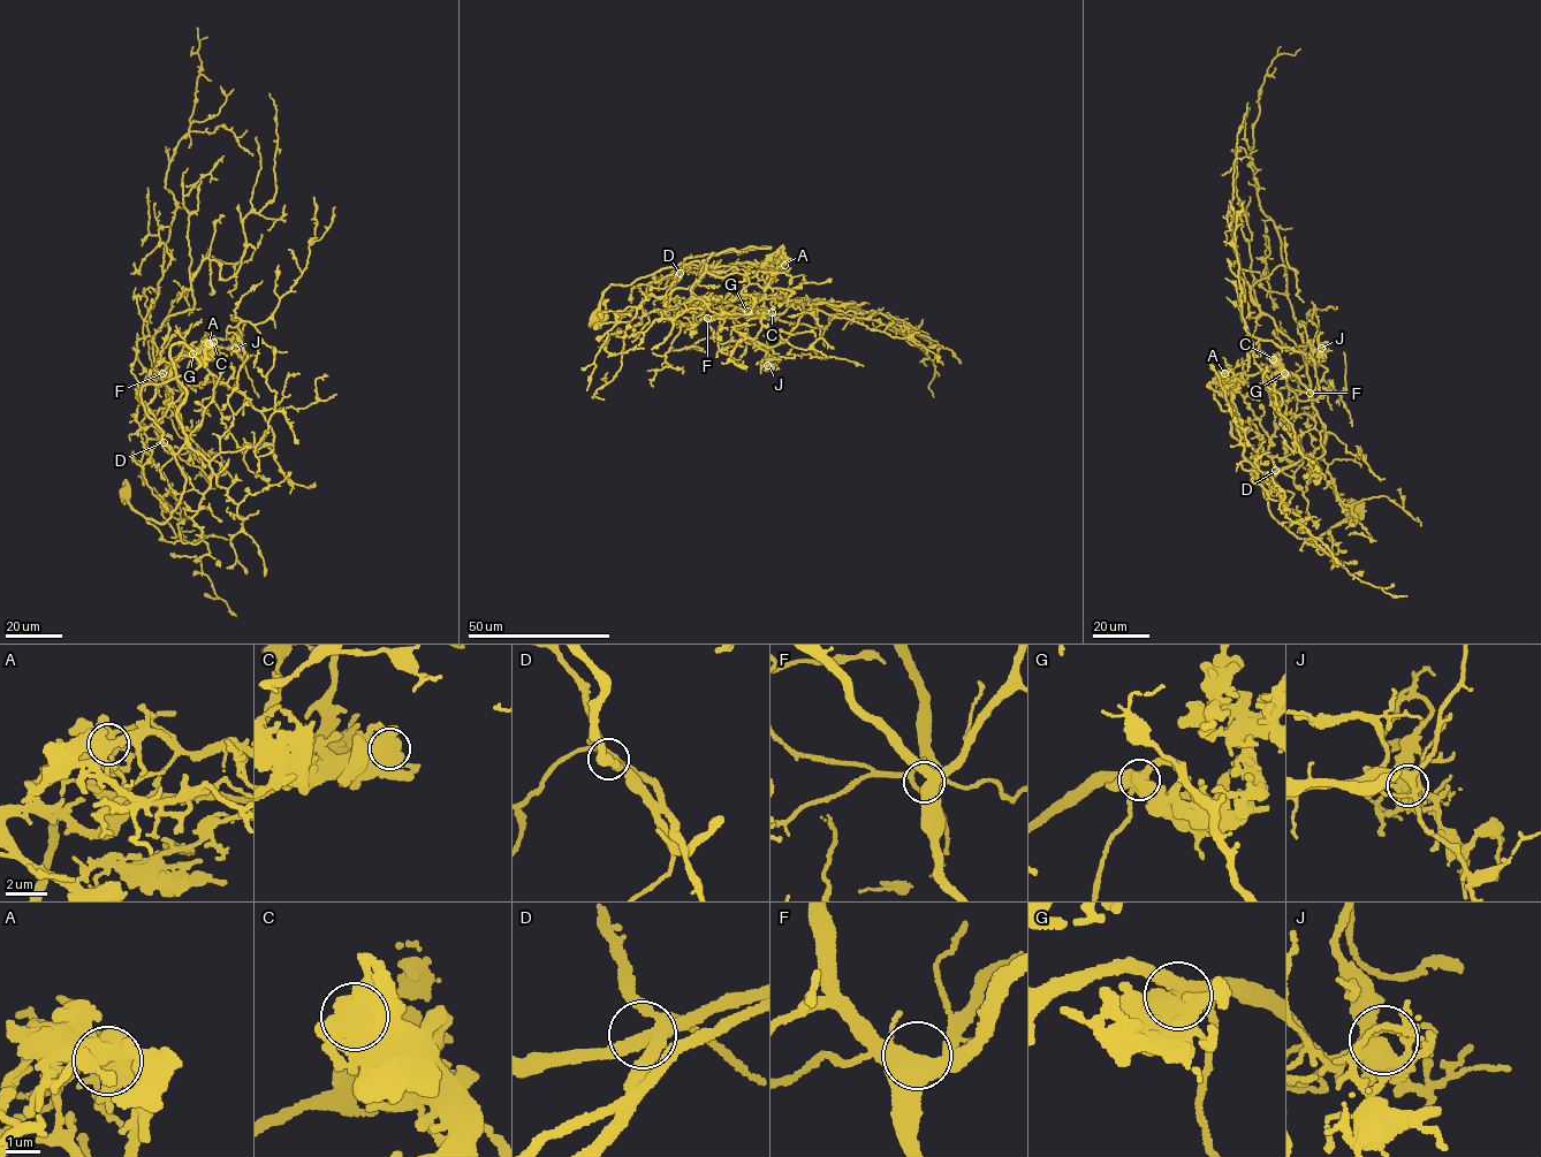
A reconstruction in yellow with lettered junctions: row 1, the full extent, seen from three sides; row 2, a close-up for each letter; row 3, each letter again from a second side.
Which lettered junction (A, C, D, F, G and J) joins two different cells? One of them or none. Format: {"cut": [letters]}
{"cut": ["G"]}

